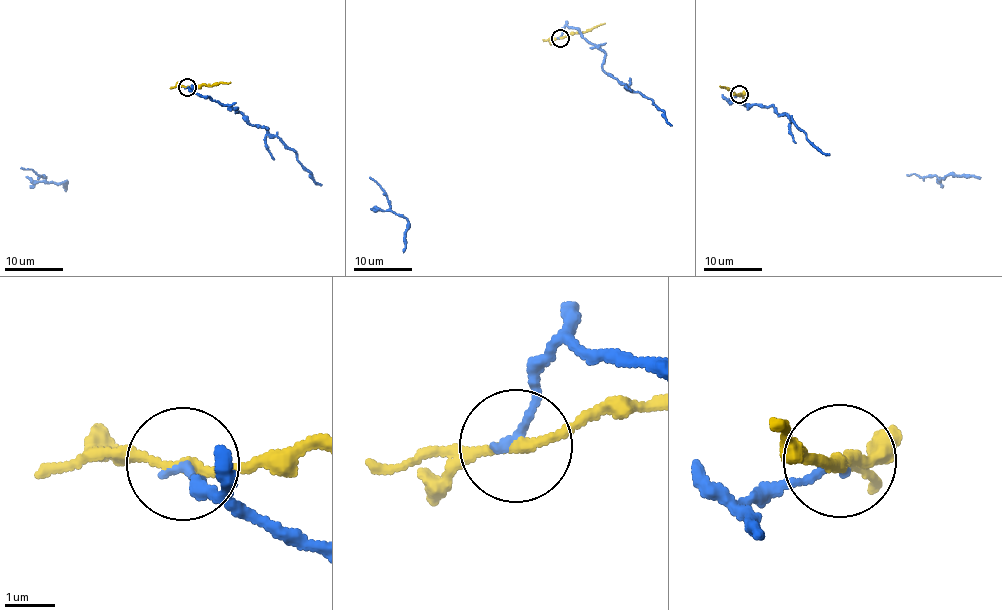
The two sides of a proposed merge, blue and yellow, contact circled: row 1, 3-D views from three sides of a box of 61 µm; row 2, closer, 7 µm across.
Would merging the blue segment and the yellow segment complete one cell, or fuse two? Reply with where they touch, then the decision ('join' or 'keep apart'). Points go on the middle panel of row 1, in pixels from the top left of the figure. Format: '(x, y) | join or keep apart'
(560, 38) | keep apart

